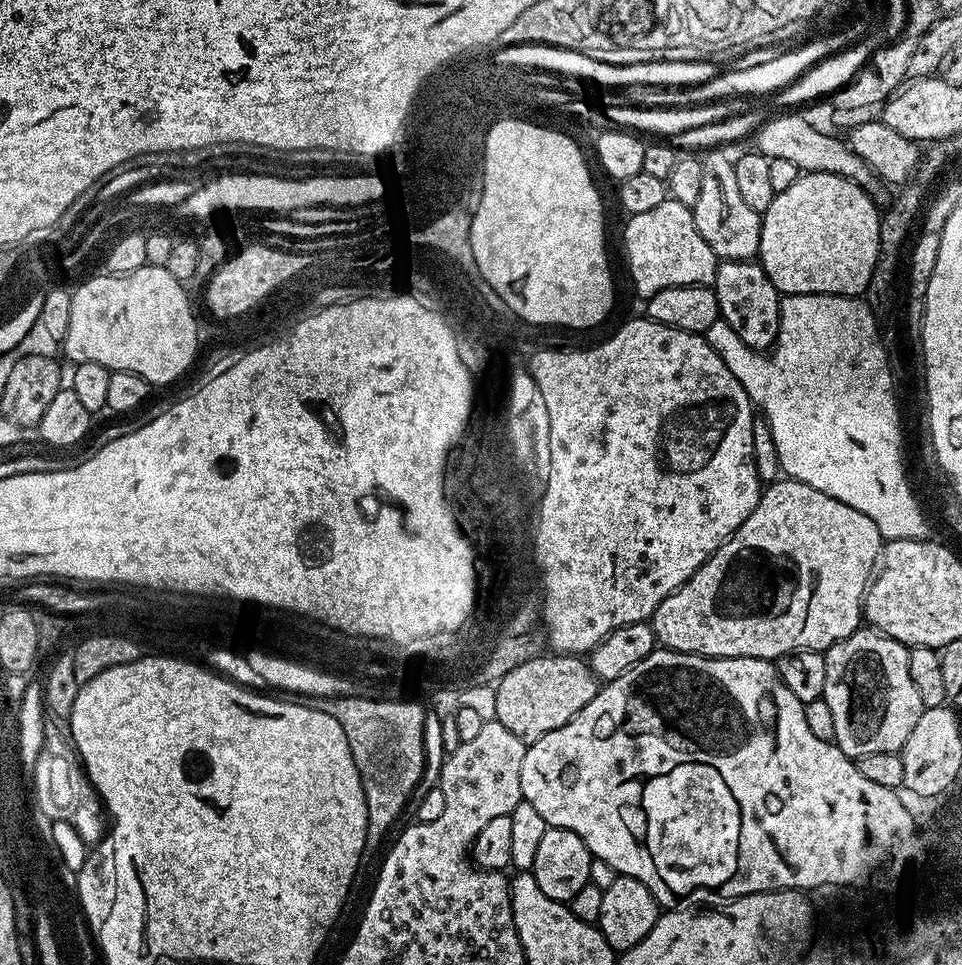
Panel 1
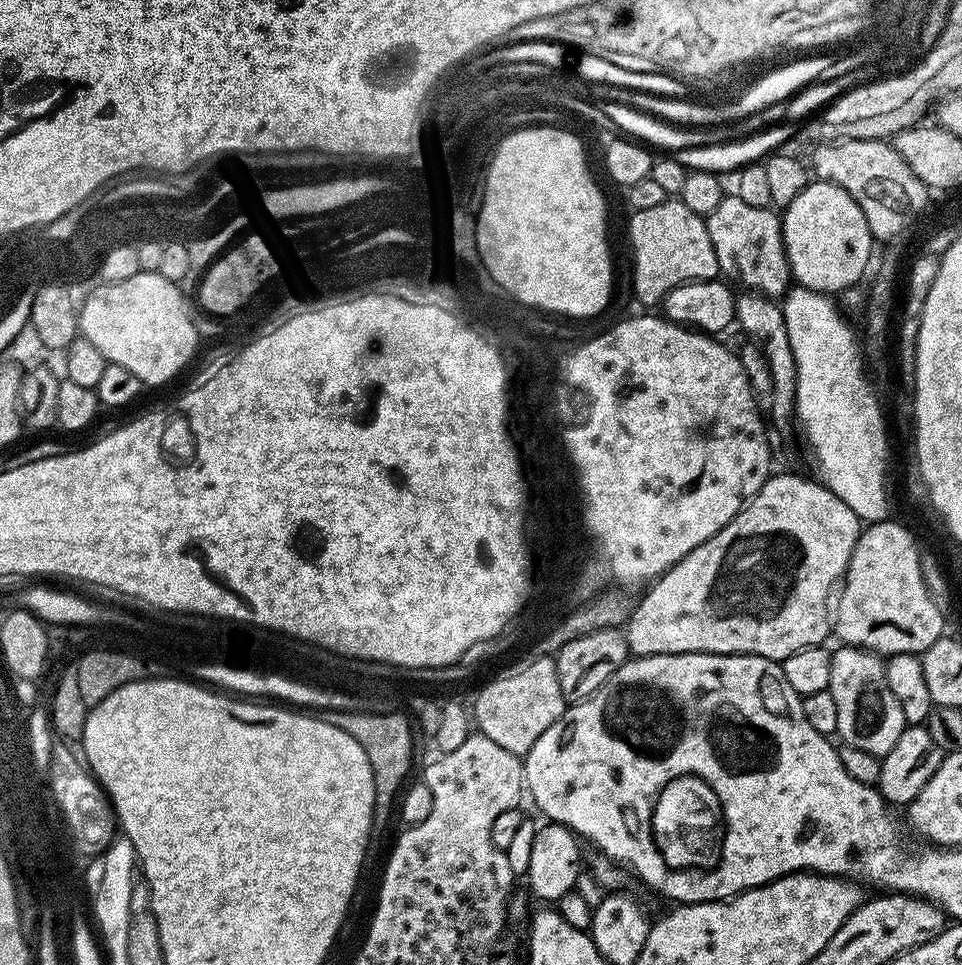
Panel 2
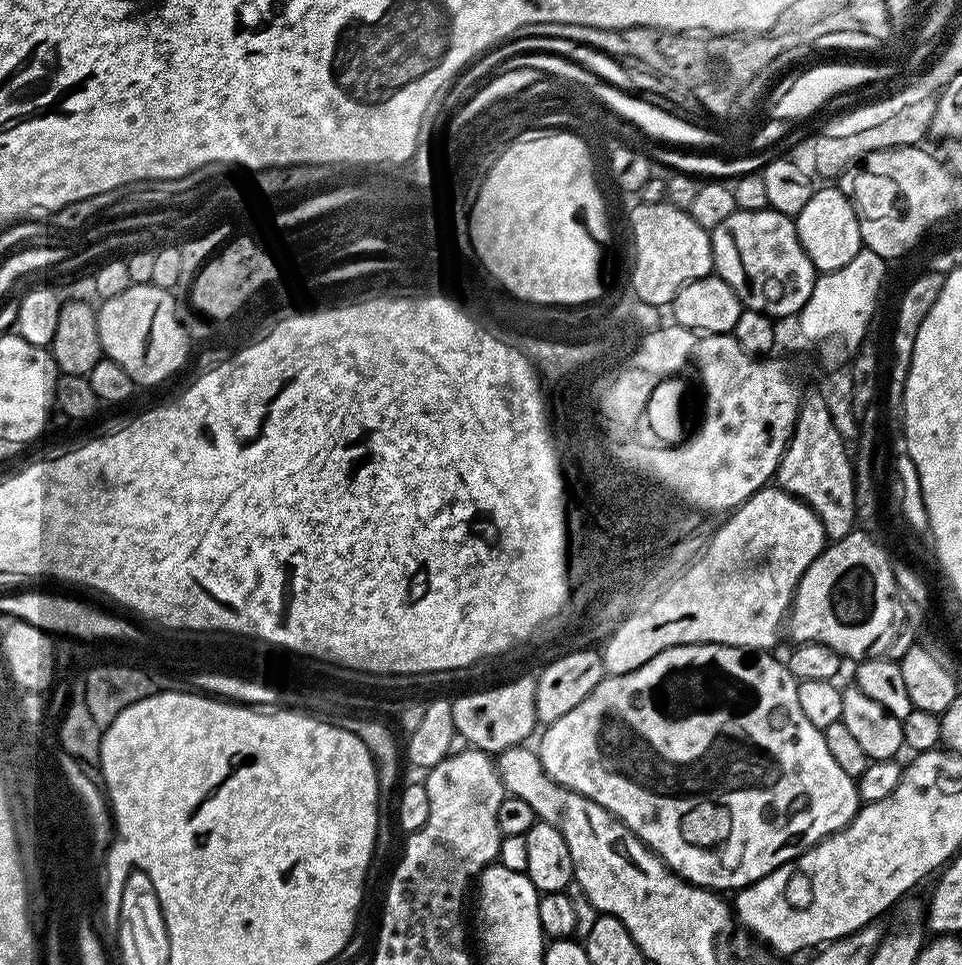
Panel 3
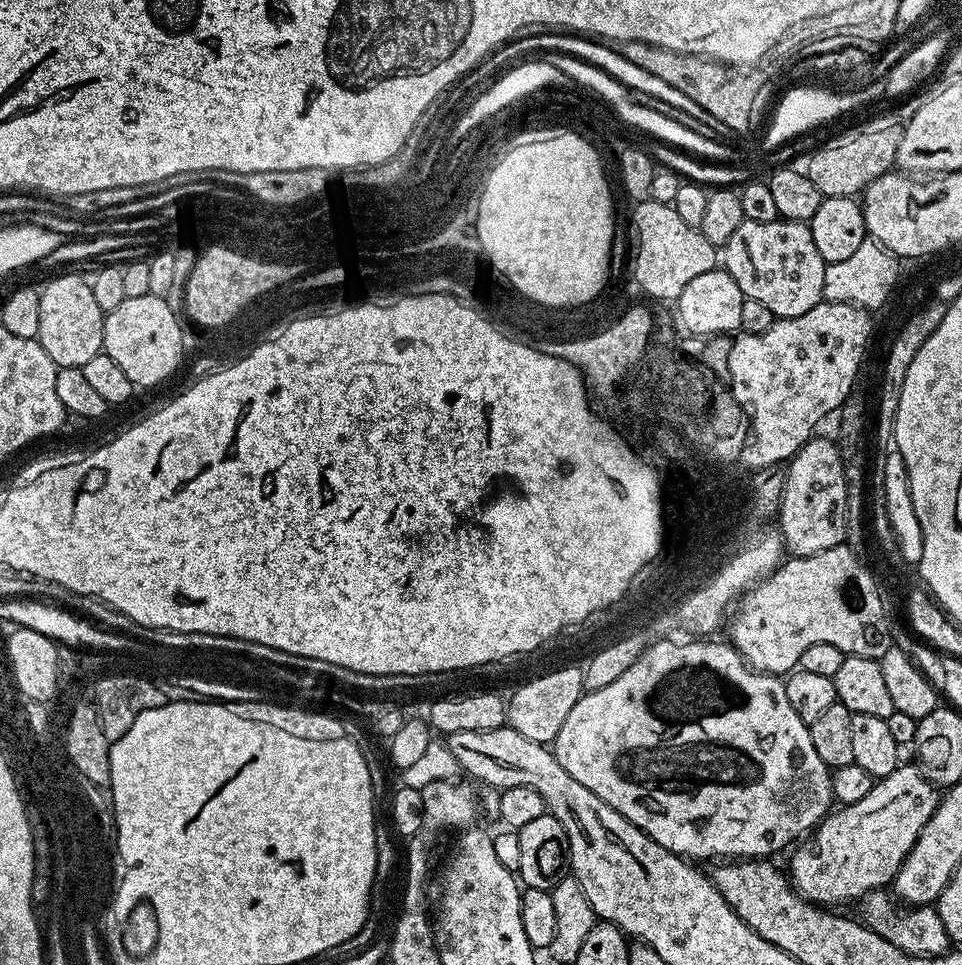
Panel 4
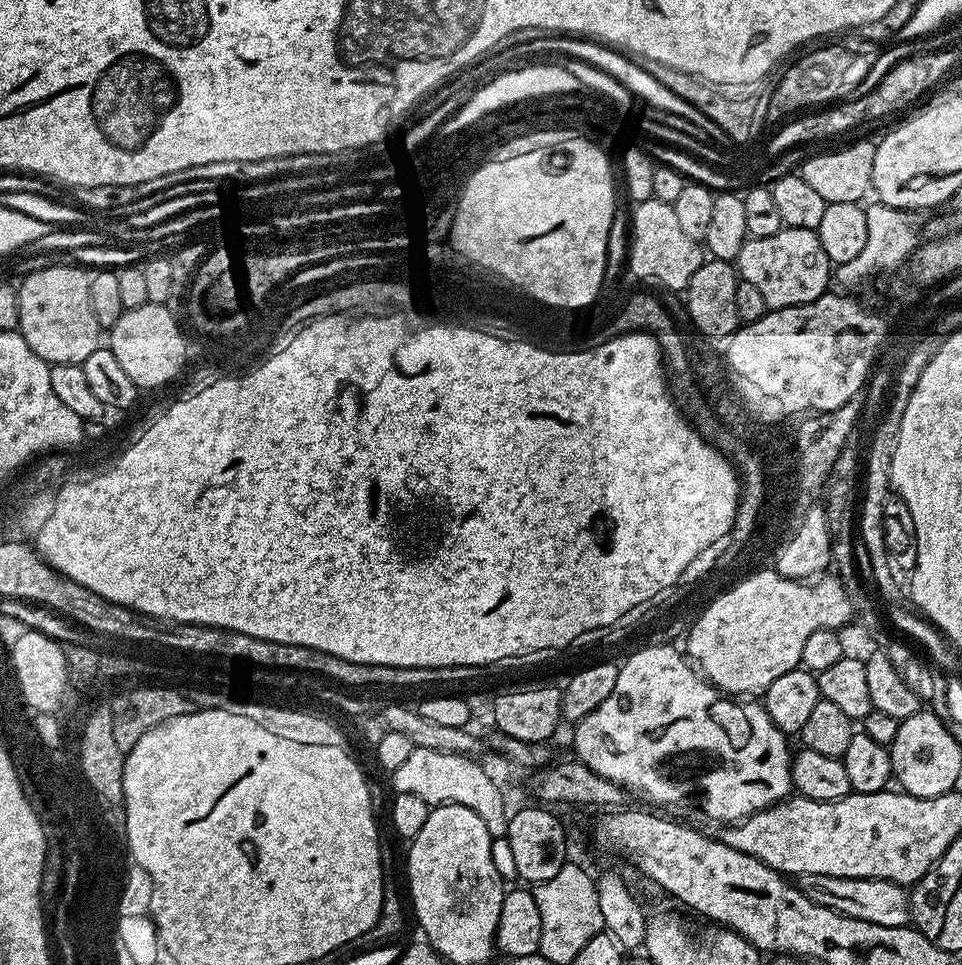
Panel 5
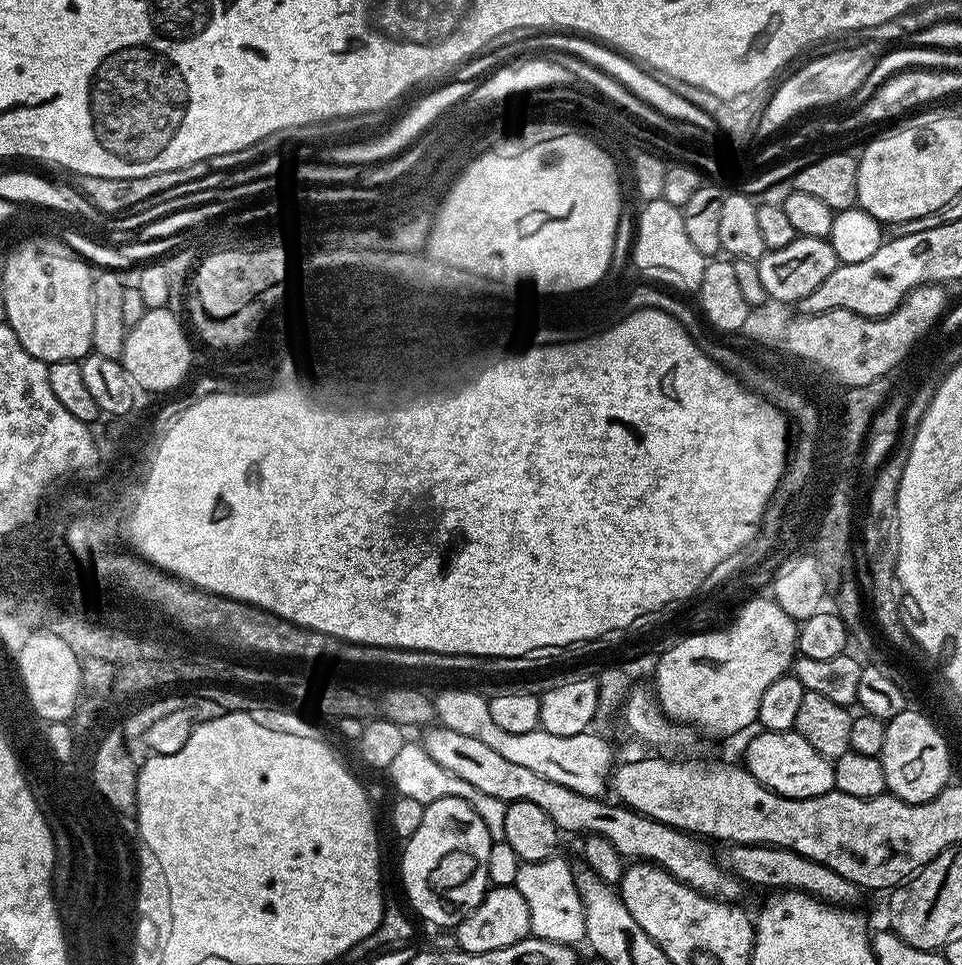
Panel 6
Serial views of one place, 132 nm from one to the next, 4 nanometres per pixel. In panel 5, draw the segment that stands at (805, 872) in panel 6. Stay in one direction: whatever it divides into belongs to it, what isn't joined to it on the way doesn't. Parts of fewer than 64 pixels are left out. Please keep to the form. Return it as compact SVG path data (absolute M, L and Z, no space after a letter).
M806 874L799 877L798 886L810 902L826 906L843 916L858 918L862 922L874 922L874 926L905 927L909 923L909 893L894 882L870 878L834 878L826 874Z

